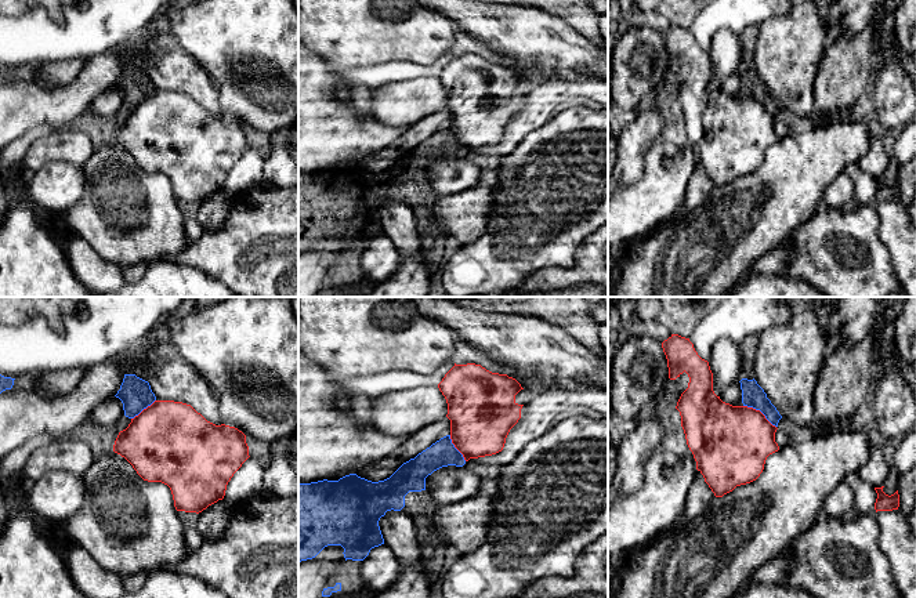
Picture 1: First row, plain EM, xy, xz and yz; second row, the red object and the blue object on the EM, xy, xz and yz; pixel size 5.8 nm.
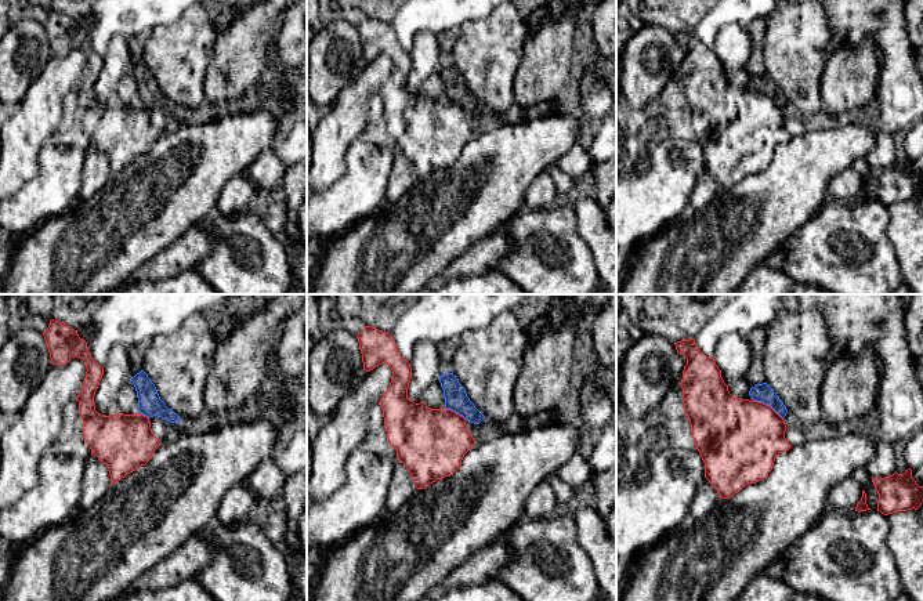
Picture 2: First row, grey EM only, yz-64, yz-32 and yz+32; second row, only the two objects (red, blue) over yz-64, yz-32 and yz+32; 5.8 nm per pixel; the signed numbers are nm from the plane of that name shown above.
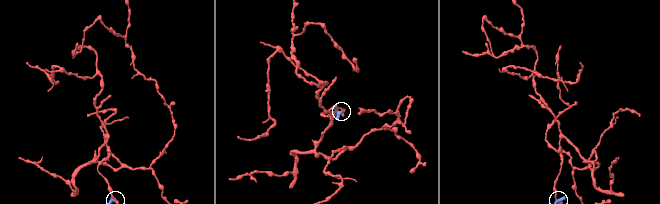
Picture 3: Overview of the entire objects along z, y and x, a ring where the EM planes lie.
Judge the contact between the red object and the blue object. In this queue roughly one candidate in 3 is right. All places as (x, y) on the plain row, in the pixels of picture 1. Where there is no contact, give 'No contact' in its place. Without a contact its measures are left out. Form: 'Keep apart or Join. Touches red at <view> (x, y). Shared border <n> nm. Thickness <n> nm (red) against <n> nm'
Keep apart. Touches red at yz (760, 102). Shared border 240 nm. Thickness 440 nm (red) against 140 nm

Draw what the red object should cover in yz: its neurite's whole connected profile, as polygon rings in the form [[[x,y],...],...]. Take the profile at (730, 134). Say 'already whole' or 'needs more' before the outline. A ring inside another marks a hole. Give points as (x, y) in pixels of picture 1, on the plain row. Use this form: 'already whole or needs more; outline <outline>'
already whole; outline [[[671,25],[662,33],[667,50],[669,69],[676,70],[684,62],[689,68],[688,79],[681,84],[676,99],[681,106],[681,117],[687,135],[716,188],[732,182],[736,177],[756,171],[764,160],[770,145],[779,141],[775,133],[776,117],[753,98],[725,94],[713,81],[713,64],[709,52],[702,50],[689,29]]]

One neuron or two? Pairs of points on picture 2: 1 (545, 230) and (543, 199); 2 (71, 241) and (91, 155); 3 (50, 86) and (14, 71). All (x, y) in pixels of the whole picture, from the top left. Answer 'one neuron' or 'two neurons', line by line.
1: two neurons
2: two neurons
3: two neurons

